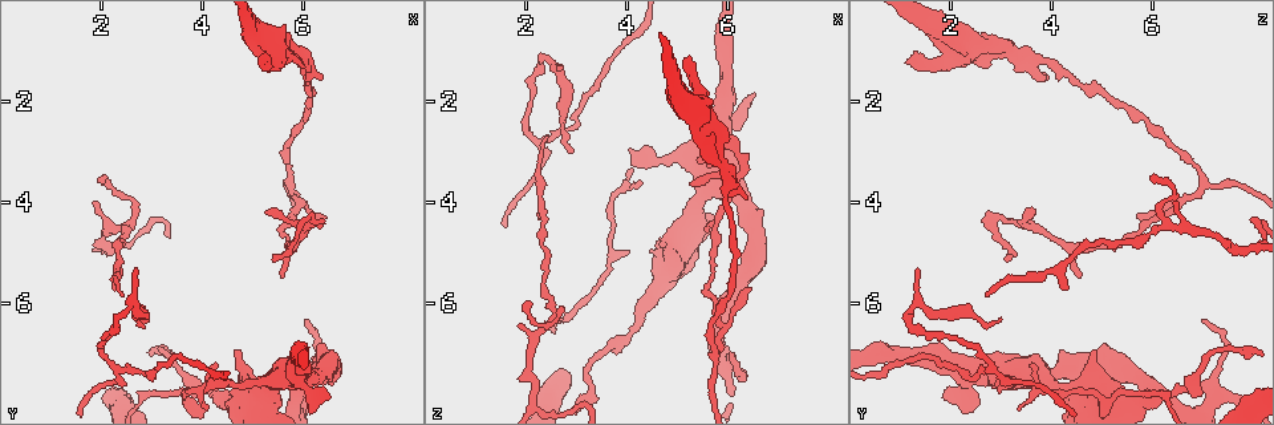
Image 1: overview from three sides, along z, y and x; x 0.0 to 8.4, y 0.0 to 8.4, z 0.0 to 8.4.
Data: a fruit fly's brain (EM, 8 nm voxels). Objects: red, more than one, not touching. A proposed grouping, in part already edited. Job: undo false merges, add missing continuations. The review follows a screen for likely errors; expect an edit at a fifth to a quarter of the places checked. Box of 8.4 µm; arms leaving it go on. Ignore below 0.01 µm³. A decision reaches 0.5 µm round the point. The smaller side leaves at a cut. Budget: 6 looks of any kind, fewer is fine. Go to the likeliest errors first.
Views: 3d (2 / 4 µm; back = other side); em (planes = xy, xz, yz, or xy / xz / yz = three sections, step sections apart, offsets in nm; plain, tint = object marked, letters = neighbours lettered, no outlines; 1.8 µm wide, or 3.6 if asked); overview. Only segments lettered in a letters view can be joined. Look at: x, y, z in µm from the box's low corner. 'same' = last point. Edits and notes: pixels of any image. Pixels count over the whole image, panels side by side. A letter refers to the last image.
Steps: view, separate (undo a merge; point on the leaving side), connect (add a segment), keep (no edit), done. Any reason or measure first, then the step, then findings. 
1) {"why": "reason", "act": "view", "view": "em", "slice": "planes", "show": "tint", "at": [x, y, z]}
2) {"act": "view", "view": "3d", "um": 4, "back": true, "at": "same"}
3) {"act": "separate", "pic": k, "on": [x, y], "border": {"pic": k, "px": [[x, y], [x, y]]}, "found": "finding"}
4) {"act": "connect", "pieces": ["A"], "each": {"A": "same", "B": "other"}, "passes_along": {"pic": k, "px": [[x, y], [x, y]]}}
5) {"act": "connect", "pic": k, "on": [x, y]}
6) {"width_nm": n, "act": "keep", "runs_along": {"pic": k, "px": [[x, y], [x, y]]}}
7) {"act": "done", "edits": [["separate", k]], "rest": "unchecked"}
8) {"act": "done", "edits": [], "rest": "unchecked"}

{"why": "free end", "act": "view", "view": "em", "slice": "xz", "step": 8, "show": "letters", "at": [2.90, 6.30, 3.05]}

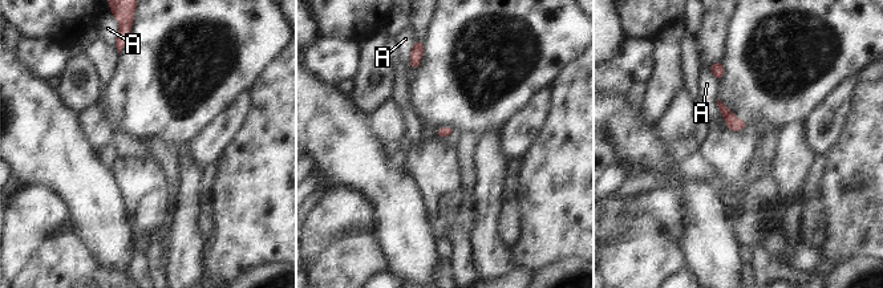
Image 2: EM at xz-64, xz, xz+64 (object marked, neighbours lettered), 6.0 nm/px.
{"why": "cut it another way", "act": "view", "view": "em", "slice": "yz", "step": 8, "show": "letters", "at": "same"}

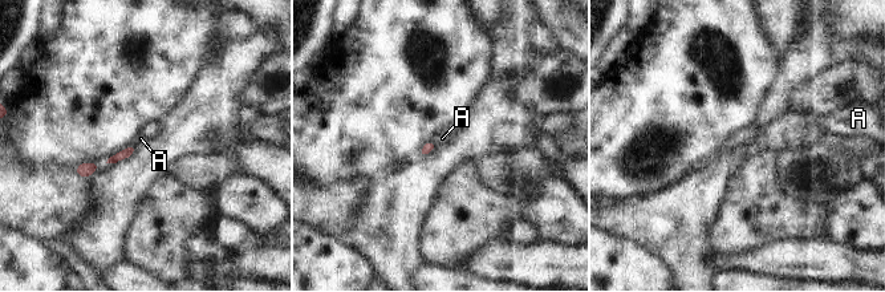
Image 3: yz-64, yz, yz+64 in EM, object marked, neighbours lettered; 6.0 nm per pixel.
{"act": "keep", "each": {"A": "other"}, "found": "none of them fits"}

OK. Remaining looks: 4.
{"why": "a fork", "act": "view", "view": "em", "slice": "xz", "step": 8, "show": "letters", "at": [6.05, 4.50, 3.70]}

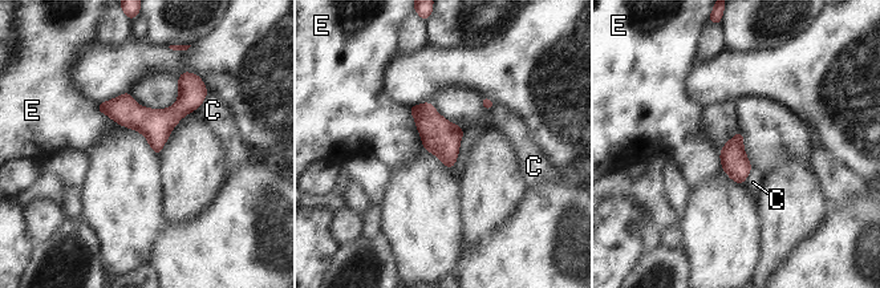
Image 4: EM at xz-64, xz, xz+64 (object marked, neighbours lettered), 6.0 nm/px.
{"act": "keep", "each": {"C": "other", "E": "other"}, "found": "one neuron here"}

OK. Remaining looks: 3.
{"why": "sudden change in width", "act": "view", "view": "em", "slice": "yz", "step": 16, "show": "tint", "at": [5.10, 7.55, 3.20]}

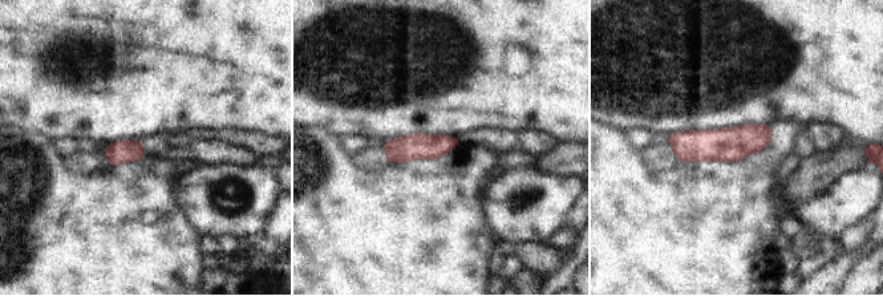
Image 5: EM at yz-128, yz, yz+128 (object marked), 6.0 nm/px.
{"why": "another direction", "act": "view", "view": "em", "slice": "planes", "show": "letters", "at": "same"}

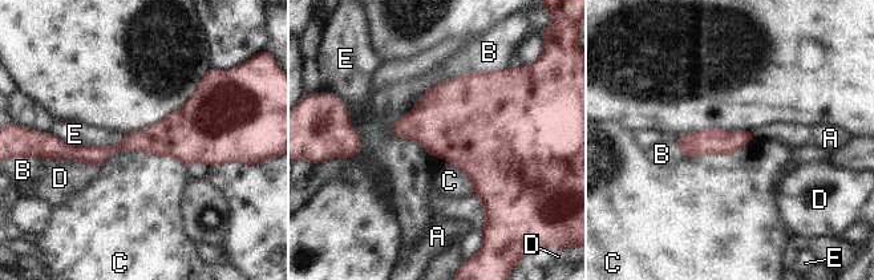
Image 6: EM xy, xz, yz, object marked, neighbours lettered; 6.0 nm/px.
{"longest_contact_nm": ["C", 550], "act": "keep", "each": {"A": "other", "B": "other", "C": "other", "D": "other", "E": "other"}, "runs_along": {"pic": 6, "px": [[219, 136], [60, 149]]}, "found": "one neuron here"}

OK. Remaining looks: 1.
{"act": "done", "edits": [], "rest": "unchecked"}

